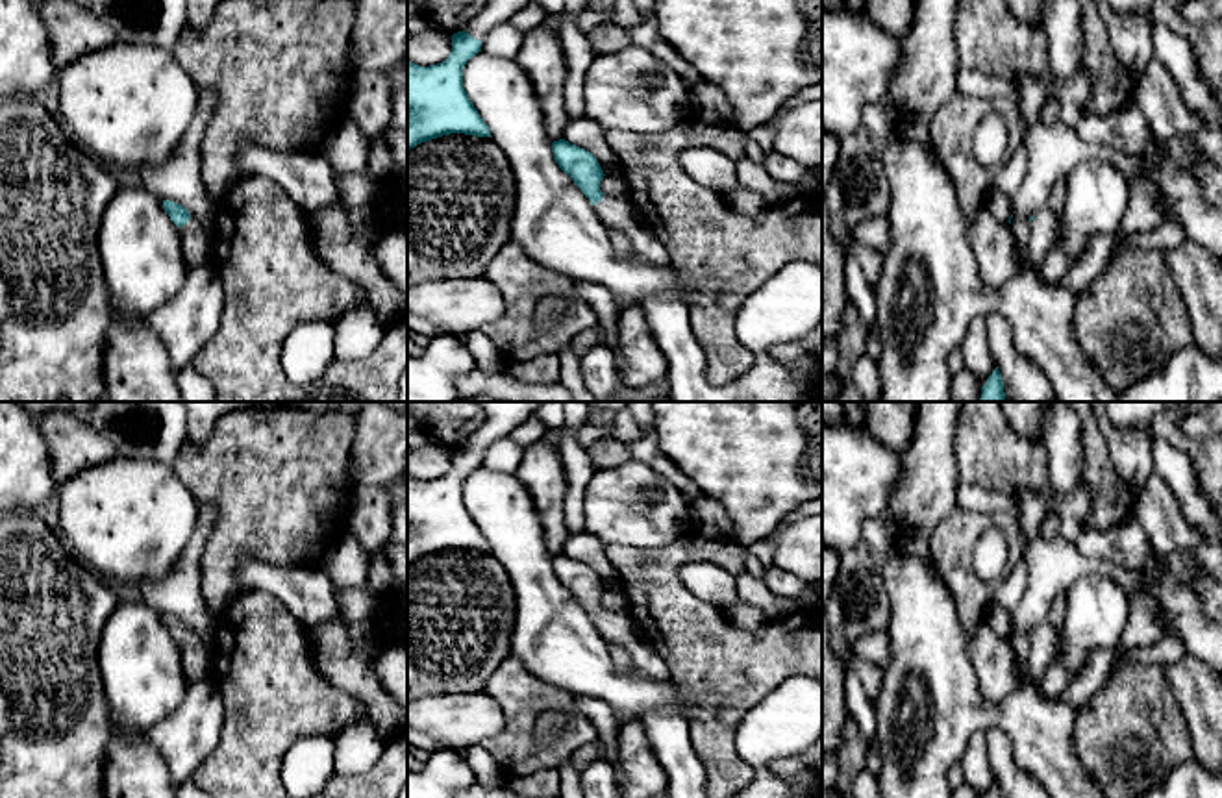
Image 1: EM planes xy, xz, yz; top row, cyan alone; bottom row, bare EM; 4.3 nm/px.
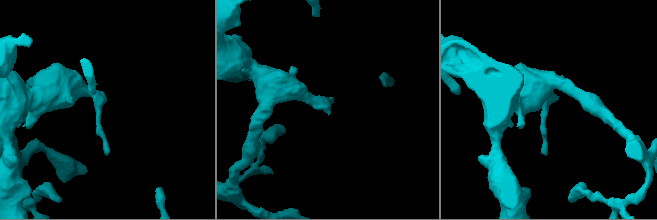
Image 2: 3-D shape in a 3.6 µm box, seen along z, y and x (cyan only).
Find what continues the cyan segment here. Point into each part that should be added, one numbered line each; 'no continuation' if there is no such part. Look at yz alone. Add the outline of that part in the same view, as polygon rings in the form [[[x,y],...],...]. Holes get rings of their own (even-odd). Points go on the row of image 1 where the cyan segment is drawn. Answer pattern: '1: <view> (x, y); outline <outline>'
1: yz (1043, 230); outline [[[1046,206],[1029,222],[1028,261],[1039,265],[1057,237],[1057,215]]]

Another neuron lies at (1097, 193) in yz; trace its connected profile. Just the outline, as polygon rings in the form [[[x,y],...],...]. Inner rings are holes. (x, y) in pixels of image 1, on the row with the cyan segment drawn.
[[[1104,157],[1085,159],[1065,178],[1065,204],[1057,215],[1057,237],[1035,265],[1042,283],[1057,285],[1094,233],[1118,233],[1128,213],[1128,176]]]

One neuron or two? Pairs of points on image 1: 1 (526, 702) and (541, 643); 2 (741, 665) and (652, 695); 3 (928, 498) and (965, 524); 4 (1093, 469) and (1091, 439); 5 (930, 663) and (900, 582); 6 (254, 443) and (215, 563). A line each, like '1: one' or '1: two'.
1: two
2: two
3: two
4: one
5: one
6: one

